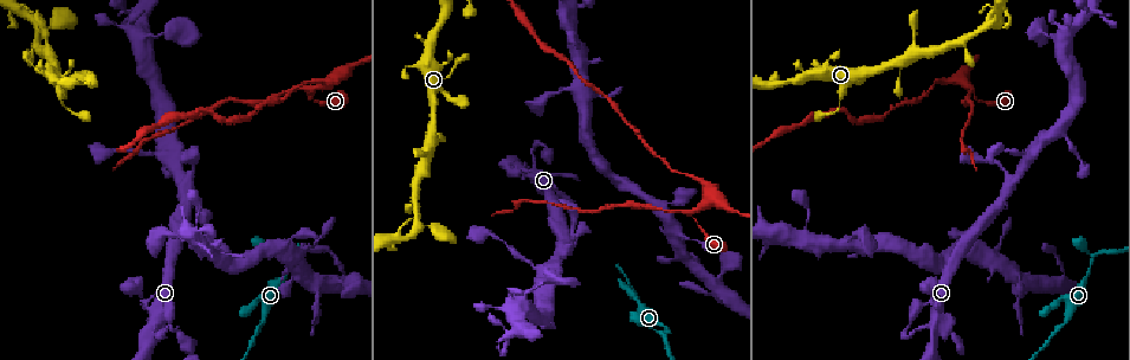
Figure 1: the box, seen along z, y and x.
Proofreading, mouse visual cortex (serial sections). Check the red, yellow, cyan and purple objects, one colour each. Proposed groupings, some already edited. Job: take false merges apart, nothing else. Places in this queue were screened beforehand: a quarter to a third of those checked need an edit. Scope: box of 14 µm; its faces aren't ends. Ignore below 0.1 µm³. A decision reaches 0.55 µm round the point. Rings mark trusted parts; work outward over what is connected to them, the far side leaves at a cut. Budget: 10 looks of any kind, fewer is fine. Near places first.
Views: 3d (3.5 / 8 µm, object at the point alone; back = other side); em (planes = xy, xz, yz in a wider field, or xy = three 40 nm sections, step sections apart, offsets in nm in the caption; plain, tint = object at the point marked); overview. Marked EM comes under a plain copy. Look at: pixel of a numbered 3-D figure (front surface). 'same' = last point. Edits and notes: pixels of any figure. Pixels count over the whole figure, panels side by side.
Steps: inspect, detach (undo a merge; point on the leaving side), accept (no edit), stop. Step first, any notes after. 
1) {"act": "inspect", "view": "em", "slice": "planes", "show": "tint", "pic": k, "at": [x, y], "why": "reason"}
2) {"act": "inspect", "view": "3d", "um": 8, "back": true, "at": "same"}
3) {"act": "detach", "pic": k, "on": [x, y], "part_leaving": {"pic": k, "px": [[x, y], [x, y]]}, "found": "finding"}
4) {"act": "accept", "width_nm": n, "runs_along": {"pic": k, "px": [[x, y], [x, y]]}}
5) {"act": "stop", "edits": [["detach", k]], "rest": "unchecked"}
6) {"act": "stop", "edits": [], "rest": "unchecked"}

{"act": "inspect", "view": "3d", "um": 8, "pic": 1, "at": [36, 28], "why": "three arms meet"}

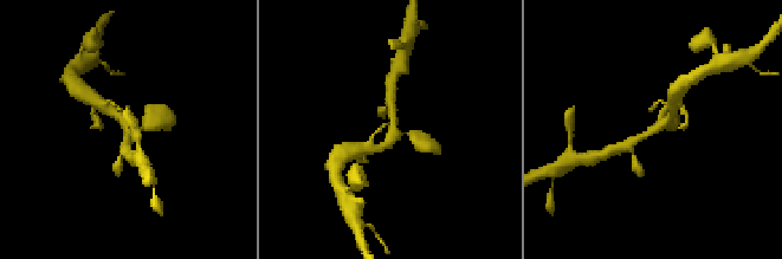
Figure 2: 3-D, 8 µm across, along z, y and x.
{"act": "inspect", "view": "3d", "um": 3.5, "pic": 2, "at": [394, 131], "why": "zoom in"}

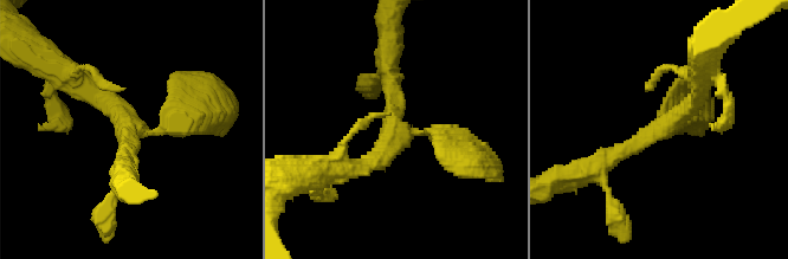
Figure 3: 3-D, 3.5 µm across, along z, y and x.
{"act": "accept", "arm_widths_nm": [250, 250, 350], "runs_along": {"pic": 3, "px": [[598, 168], [683, 114], [701, 81]]}, "found": "one cell here"}

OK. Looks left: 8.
{"act": "inspect", "view": "3d", "um": 3.5, "pic": 1, "at": [153, 323]}

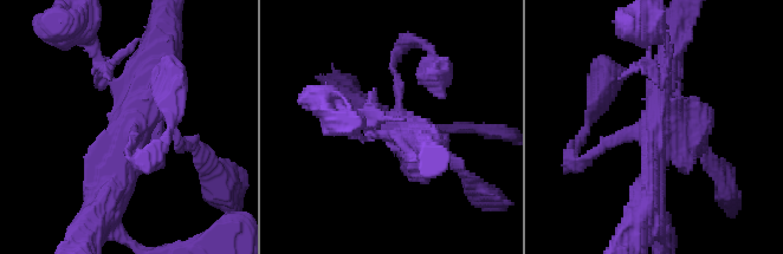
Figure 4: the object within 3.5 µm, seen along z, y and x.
{"act": "inspect", "view": "em", "slice": "xy", "step": 5, "show": "tint", "pic": 4, "at": [131, 128], "why": "need the tissue"}

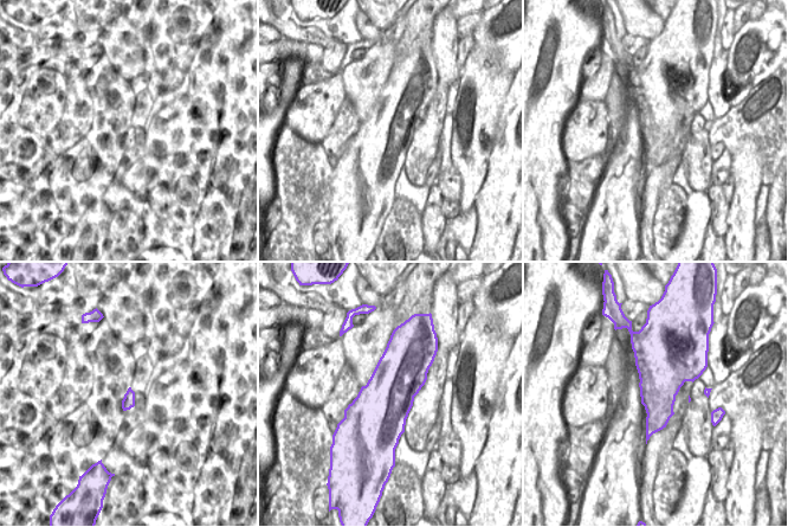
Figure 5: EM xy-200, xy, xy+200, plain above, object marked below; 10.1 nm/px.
{"act": "accept", "runs_along": {"pic": 4, "px": [[159, 57], [155, 90], [104, 199]]}, "found": "all the same cell"}

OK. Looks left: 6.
{"act": "inspect", "view": "3d", "um": 3.5, "pic": 1, "at": [261, 318], "why": "thick turns thin"}

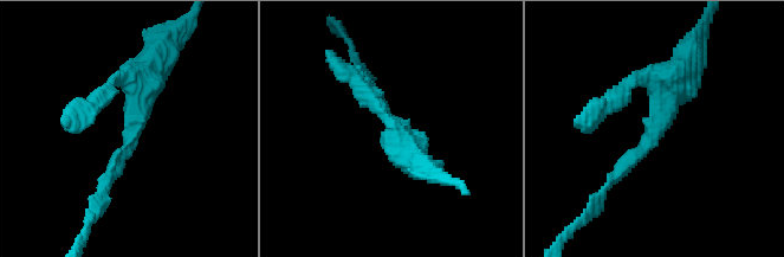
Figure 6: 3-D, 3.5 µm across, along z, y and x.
{"act": "inspect", "view": "em", "slice": "xy", "step": 2, "show": "tint", "pic": 6, "at": [132, 137], "arm_widths_nm": [150, 450], "why": "need the tissue"}

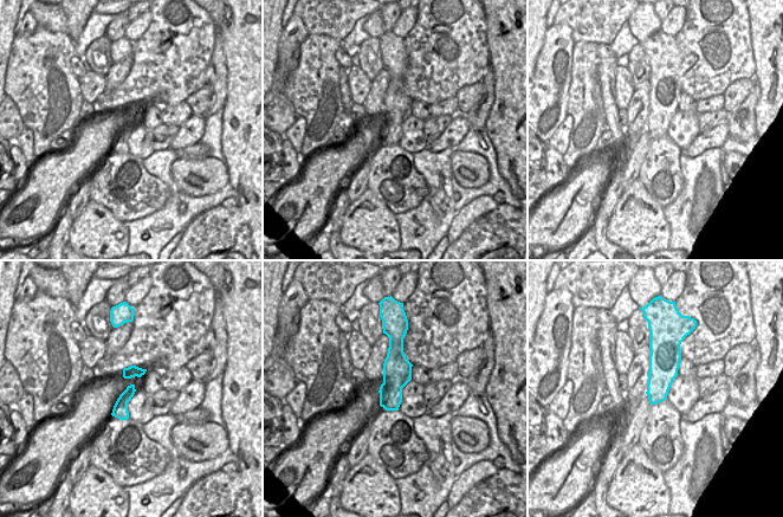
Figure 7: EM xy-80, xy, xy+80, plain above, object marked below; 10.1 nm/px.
{"act": "inspect", "view": "em", "slice": "xy", "step": 1, "show": "tint", "at": "same", "why": "another direction"}

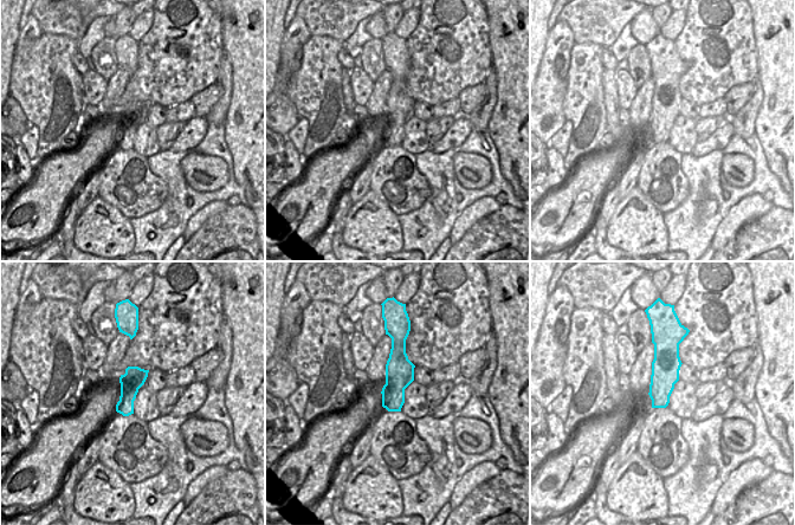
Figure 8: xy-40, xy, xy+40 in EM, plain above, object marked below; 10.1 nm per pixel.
{"act": "accept", "runs_along": {"pic": 6, "px": [[684, 69], [650, 145], [602, 192]]}, "found": "continuous, no second cell"}

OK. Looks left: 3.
{"act": "inspect", "view": "3d", "um": 3.5, "pic": 1, "at": [309, 94], "why": "sudden change in width"}

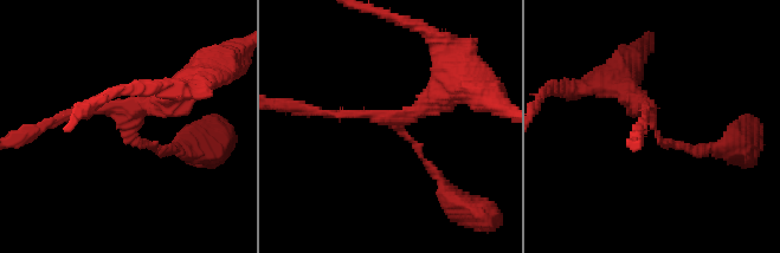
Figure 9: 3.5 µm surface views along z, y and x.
{"act": "inspect", "view": "em", "slice": "xy", "step": 2, "show": "tint", "pic": 9, "at": [124, 120], "arms": 3, "arm_widths_nm": [100, 100, 300], "why": "now the EM"}

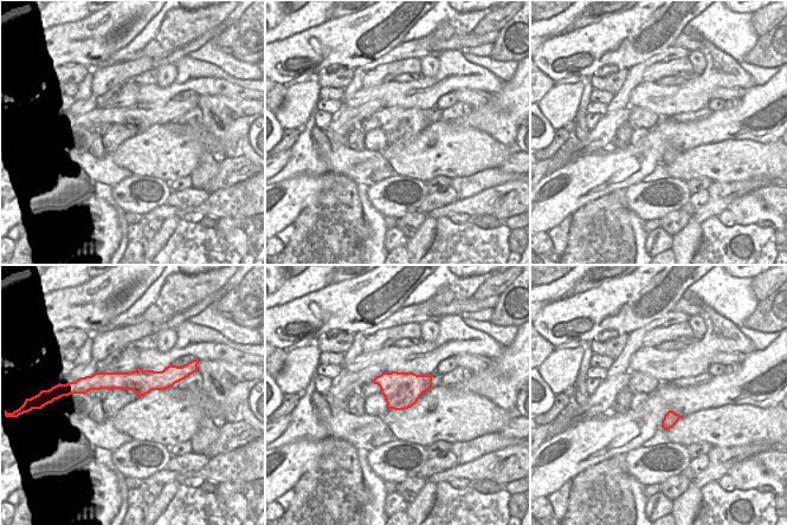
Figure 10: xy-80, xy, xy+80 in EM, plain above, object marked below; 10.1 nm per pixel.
{"act": "accept", "runs_along": {"pic": 10, "px": [[179, 377], [97, 381], [83, 388]]}, "found": "continuous, no second cell"}

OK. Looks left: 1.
{"act": "stop", "edits": [], "rest": "unchecked"}

